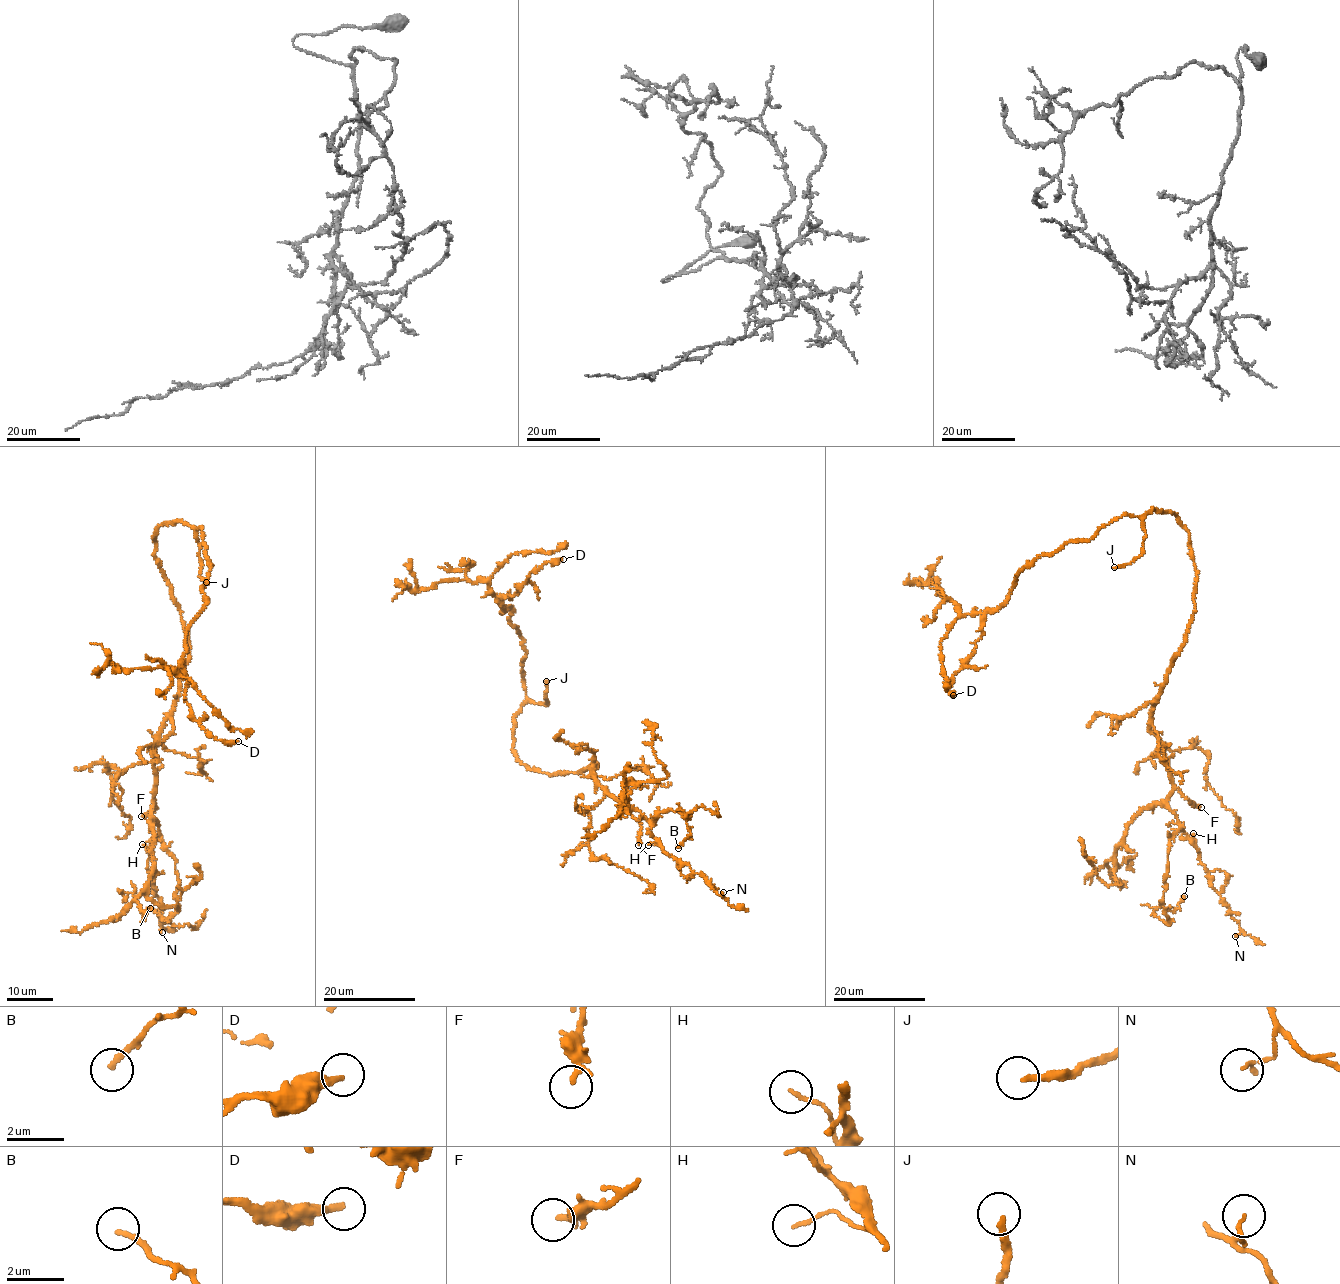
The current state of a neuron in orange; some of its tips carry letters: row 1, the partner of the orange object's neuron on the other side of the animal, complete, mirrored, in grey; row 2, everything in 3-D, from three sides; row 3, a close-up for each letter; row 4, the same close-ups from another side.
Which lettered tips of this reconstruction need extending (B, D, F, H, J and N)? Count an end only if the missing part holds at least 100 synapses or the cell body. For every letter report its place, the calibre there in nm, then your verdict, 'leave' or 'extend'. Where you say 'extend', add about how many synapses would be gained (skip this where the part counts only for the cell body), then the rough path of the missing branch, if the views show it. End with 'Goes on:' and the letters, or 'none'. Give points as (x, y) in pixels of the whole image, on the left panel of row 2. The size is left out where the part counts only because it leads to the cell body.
B: place (150, 908); calibre 180 nm; leave
D: place (238, 741); calibre 300 nm; leave
F: place (141, 816); calibre 220 nm; leave
H: place (142, 844); calibre 110 nm; leave
J: place (206, 582); calibre 240 nm; extend; 120 synapses; course (206, 582), (207, 602), (159, 645), (89, 669), (53, 629), (47, 594), (59, 580), (110, 610)
N: place (162, 932); calibre 140 nm; leave
Goes on: J

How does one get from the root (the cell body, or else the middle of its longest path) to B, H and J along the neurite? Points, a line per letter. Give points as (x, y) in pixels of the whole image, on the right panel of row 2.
B: (1196, 578), (1192, 621), (1150, 727), (1171, 783), (1167, 807), (1181, 825), (1161, 904), (1174, 911), (1184, 896)
H: (1196, 578), (1192, 621), (1155, 703), (1150, 727), (1163, 749), (1171, 783), (1168, 810), (1195, 845), (1193, 833)
J: (1196, 578), (1189, 532), (1168, 511), (1146, 512), (1142, 553), (1129, 563), (1114, 567)

